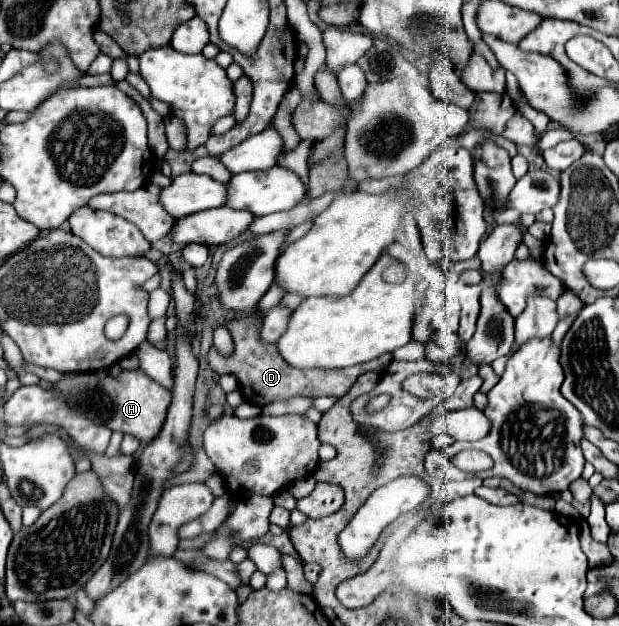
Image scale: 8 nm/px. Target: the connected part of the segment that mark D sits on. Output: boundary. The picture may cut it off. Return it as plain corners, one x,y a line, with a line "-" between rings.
250,312
242,318
230,320
226,324
226,328
232,334
234,340
234,352
232,356
222,356
214,346
208,352
208,362
210,368
216,374
234,374
240,382
240,390
244,394
244,398
250,404
256,406
264,406
268,402
274,400
284,400
284,398
292,398
294,394
304,394
304,396
344,396
350,386
356,382
356,378
364,372
382,372
390,362
392,362
392,354
382,354
380,358
372,360
372,362
364,362
364,364
356,364
356,366
348,366
344,370
324,370
324,368
308,368
308,370
298,370
294,366
290,366
278,352
276,344
266,344
260,338
260,330
262,330
262,316
258,312

